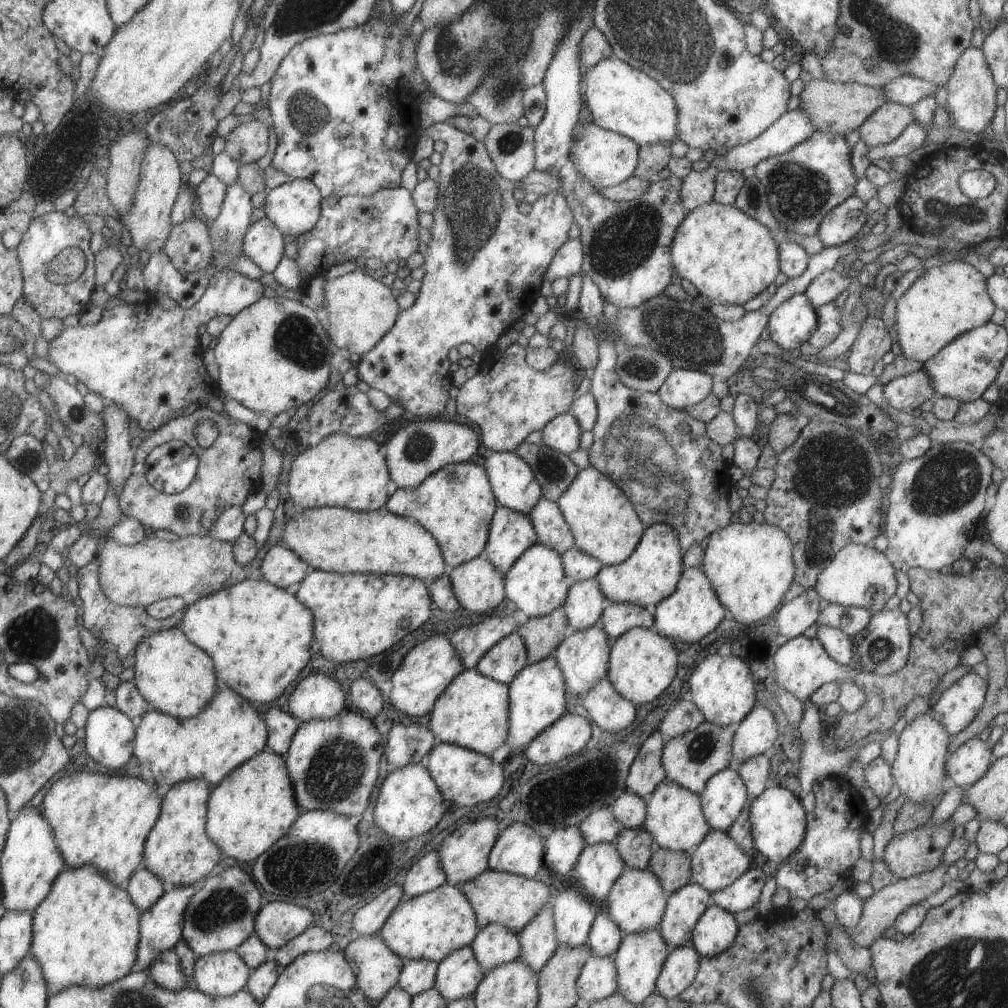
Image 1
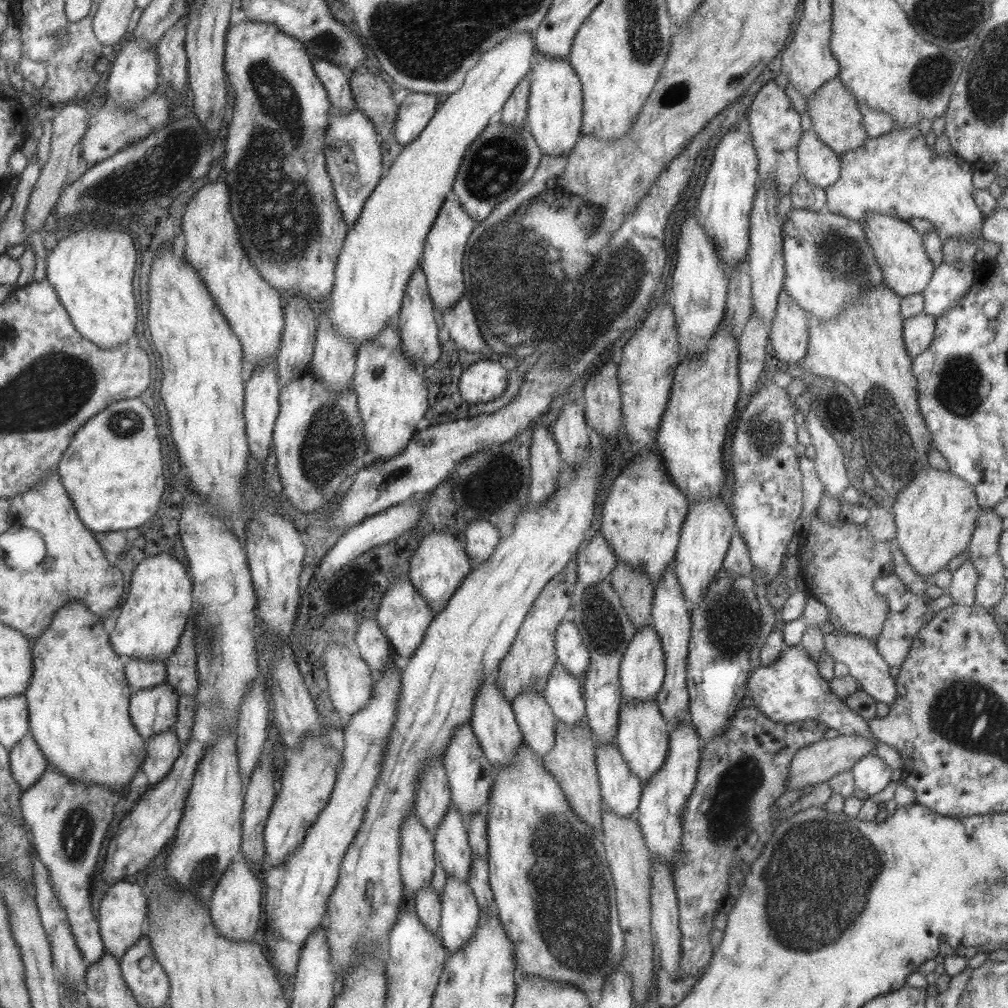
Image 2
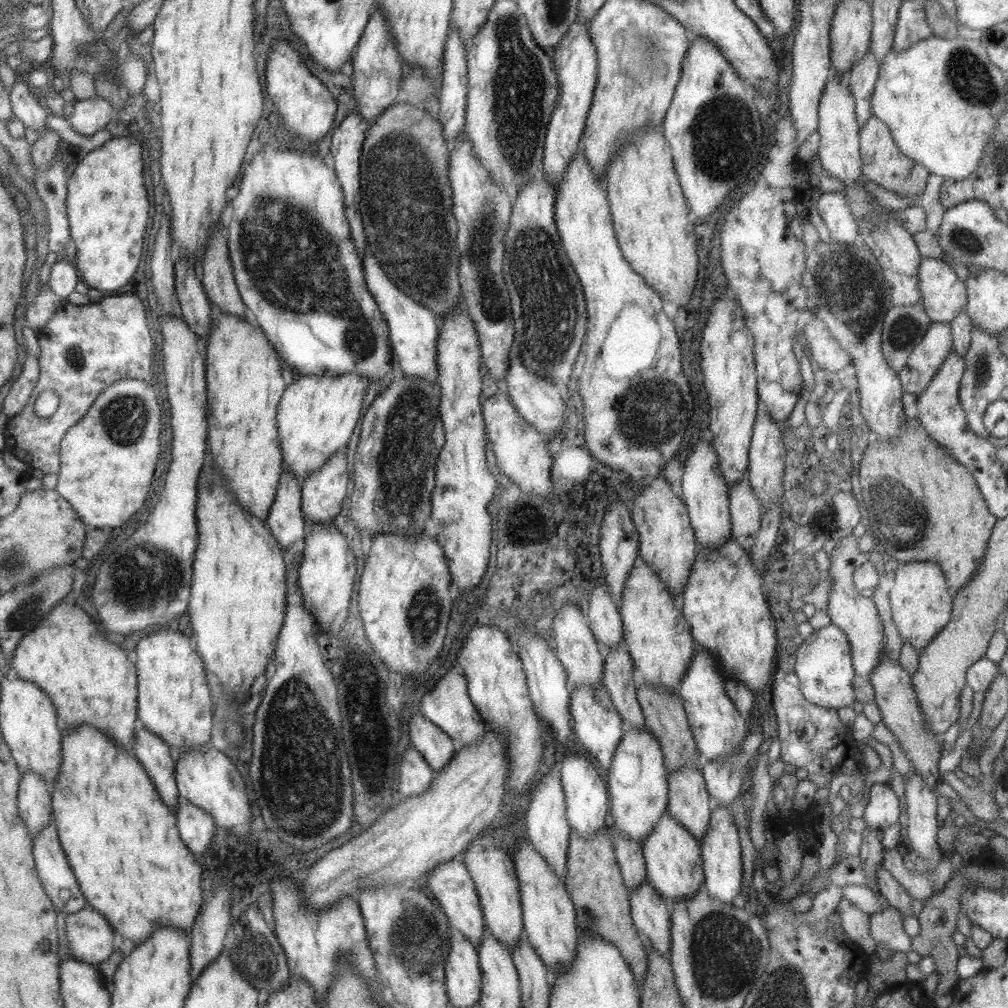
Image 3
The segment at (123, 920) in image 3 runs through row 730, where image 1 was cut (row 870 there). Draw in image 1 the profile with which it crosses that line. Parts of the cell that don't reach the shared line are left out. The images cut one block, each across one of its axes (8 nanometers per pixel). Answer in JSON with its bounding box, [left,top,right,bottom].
[30,865,140,993]

